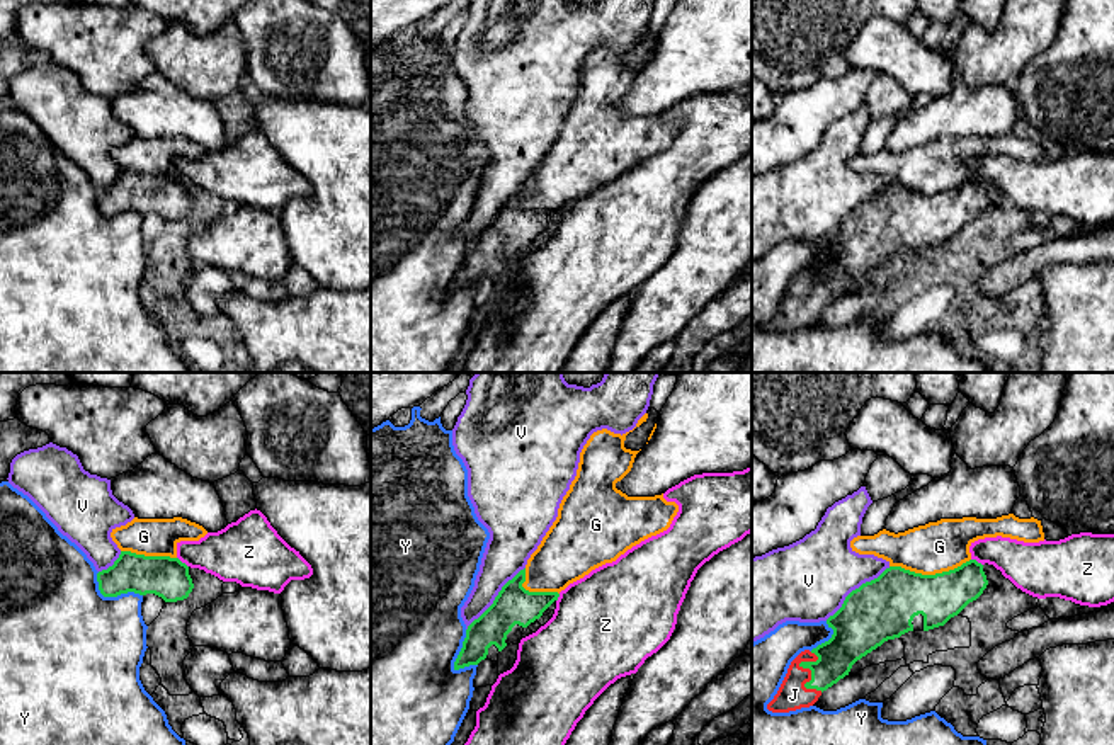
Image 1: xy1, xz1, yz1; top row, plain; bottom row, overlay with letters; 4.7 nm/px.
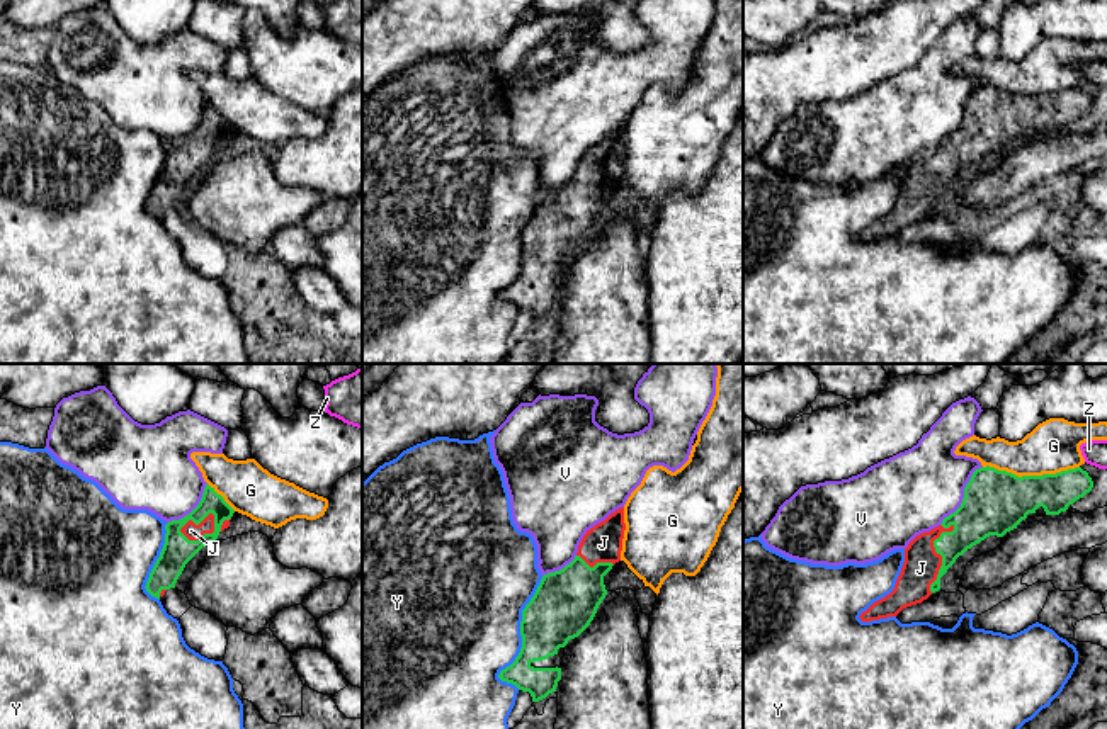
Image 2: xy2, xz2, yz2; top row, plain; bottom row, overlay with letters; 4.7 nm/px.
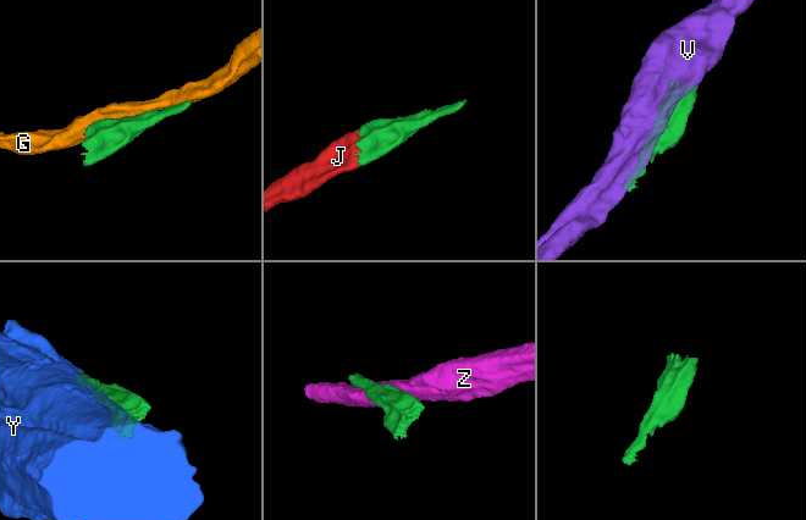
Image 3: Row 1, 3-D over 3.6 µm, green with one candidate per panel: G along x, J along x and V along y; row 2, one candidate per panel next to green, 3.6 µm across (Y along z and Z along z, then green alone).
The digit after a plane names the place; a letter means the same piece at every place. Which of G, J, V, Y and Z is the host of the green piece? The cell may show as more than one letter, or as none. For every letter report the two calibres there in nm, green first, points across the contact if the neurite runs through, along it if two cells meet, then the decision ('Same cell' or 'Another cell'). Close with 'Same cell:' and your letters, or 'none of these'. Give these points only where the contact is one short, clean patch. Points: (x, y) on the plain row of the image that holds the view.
G: Thickness 300 nm (green) against 240 nm. Another cell
J: Thickness 200 nm (green) against 170 nm. Same cell
V: Thickness 300 nm (green) against 380 nm. Another cell
Y: Thickness 300 nm (green) against 460 nm. Another cell
Z: Thickness 190 nm (green) against 260 nm. Boundary: xy1 (177, 176), (187, 186). Another cell
Same cell: J

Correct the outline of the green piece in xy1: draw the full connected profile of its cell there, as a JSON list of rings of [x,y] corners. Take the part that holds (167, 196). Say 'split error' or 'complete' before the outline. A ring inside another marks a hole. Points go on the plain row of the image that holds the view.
complete; [[[121,170],[112,185],[97,192],[97,201],[104,216],[134,211],[155,213],[165,221],[184,219],[194,208],[189,185],[179,177],[131,170]]]

